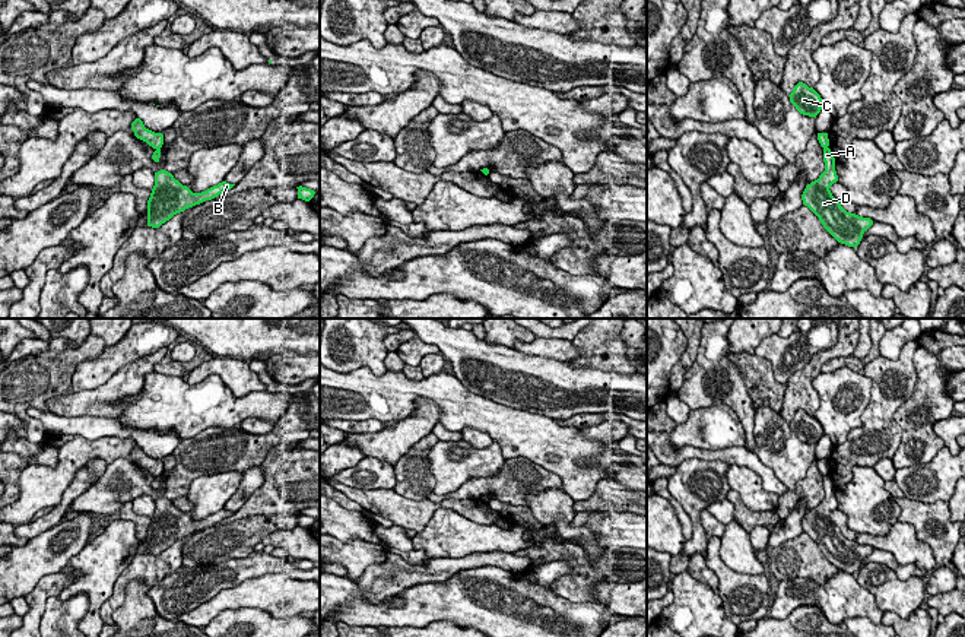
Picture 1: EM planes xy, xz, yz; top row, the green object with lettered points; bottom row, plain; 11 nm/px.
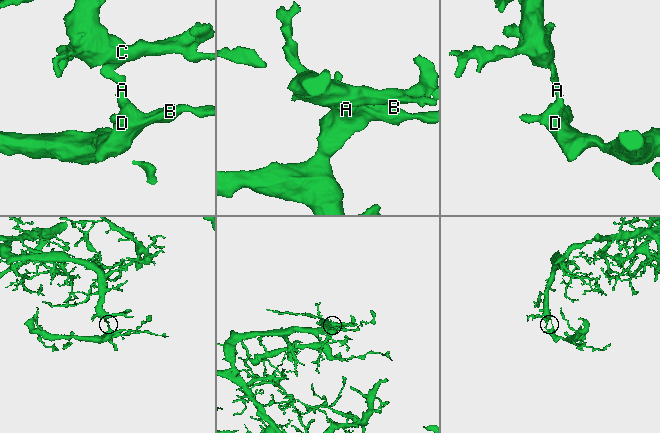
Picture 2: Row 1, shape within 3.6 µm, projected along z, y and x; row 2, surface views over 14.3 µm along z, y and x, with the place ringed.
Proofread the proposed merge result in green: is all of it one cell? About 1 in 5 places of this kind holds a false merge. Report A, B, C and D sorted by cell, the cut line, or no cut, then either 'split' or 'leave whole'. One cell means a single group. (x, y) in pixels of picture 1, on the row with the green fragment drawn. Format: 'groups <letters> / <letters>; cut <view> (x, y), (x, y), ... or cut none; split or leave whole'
groups A B D / C; cut yz (827, 146), (824, 149); split

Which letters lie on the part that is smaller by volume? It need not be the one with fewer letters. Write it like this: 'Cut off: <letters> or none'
Cut off: A, B, D

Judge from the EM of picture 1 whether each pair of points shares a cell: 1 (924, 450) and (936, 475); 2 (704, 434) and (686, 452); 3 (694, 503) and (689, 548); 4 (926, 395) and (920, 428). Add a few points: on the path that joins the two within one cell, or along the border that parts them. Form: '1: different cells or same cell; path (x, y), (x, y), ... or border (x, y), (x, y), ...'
1: different cells; border (943, 444), (927, 462), (897, 469)
2: different cells; border (669, 433), (669, 441), (675, 447), (724, 449)
3: same cell; path (694, 515), (697, 536)
4: same cell; path (926, 403), (920, 412), (920, 420)

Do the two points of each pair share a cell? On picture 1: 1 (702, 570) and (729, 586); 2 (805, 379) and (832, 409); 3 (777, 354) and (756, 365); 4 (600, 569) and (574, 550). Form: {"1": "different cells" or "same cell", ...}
{"1": "different cells", "2": "different cells", "3": "different cells", "4": "same cell"}

